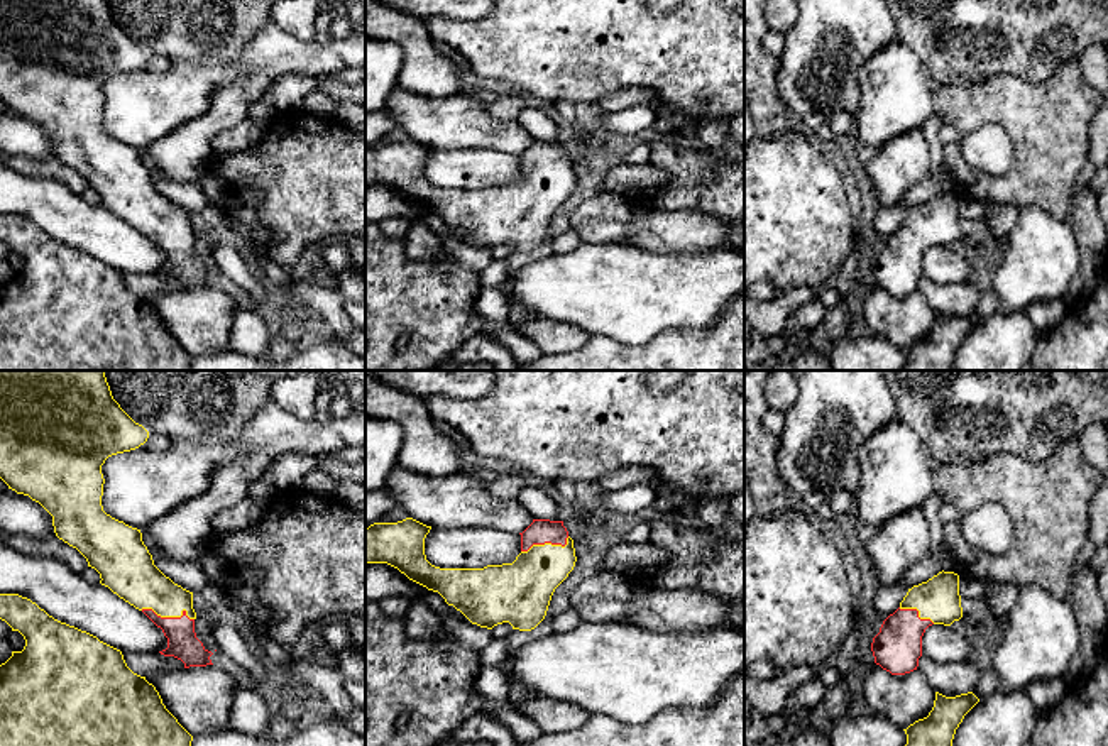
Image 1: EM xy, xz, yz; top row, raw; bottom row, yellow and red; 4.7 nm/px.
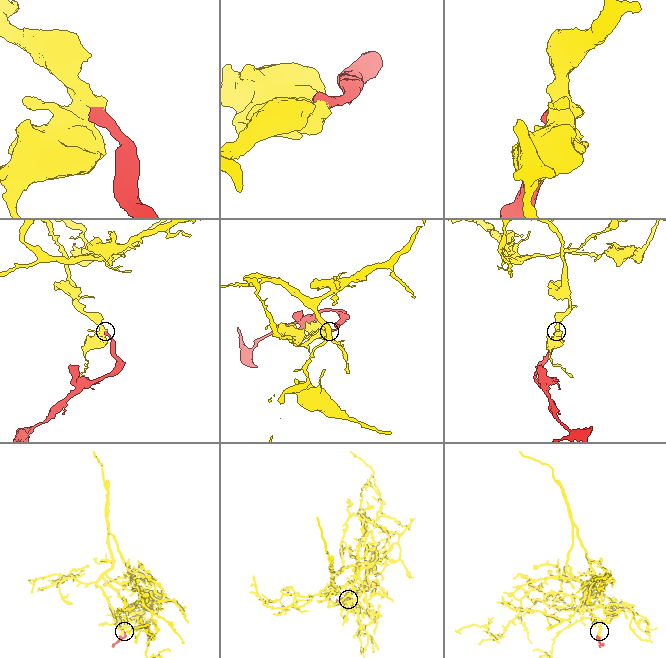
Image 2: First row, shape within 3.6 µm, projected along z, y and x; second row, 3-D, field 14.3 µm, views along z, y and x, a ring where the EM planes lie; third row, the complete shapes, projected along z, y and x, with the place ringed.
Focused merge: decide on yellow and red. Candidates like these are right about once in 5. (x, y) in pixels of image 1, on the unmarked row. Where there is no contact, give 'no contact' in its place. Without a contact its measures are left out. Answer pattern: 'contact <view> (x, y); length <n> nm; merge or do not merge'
contact xy (168, 237); length 260 nm; merge

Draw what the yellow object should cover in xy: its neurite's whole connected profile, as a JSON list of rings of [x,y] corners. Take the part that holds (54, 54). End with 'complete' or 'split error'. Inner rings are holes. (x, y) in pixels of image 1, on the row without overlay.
[[[0,0],[0,100],[17,115],[29,117],[51,137],[59,161],[76,169],[88,188],[100,195],[100,205],[120,220],[142,232],[167,259],[167,269],[159,272],[189,288],[213,286],[203,264],[196,259],[193,213],[174,205],[152,181],[137,149],[107,135],[101,127],[101,86],[112,76],[130,73],[144,66],[149,52],[135,44],[113,20],[107,0]]]; split error

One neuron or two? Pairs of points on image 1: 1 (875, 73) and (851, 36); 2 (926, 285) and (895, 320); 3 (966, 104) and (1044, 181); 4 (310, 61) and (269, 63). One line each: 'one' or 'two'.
1: two
2: two
3: one
4: one

